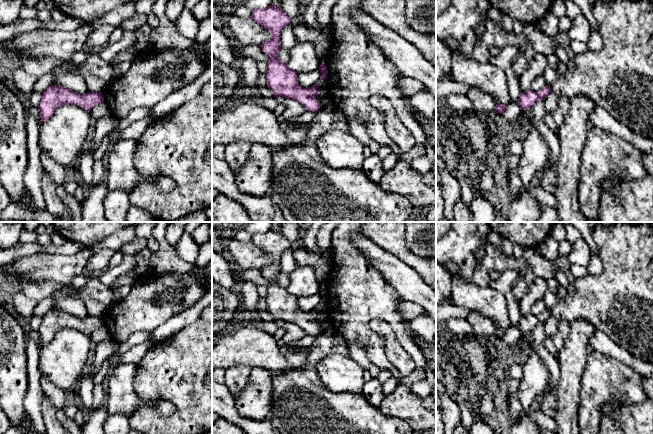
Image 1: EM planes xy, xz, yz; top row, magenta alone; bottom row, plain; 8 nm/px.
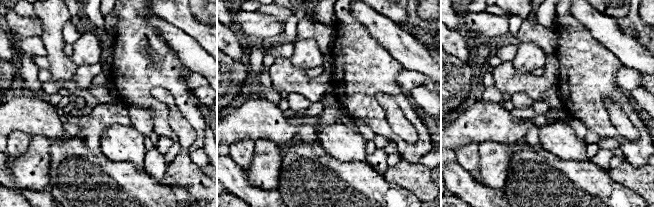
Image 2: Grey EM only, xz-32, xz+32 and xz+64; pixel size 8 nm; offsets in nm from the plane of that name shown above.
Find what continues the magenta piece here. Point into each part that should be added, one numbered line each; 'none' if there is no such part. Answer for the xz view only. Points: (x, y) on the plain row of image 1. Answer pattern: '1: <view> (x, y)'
none

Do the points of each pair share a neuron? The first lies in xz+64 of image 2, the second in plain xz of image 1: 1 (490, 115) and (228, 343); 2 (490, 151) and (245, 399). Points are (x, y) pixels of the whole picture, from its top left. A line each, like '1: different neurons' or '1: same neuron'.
1: same neuron
2: same neuron

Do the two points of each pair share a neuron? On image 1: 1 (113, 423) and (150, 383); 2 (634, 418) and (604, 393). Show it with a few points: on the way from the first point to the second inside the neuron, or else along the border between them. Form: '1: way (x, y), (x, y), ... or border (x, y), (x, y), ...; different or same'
1: border (128, 417), (130, 423); different
2: border (641, 401), (628, 405), (618, 404), (600, 420); different

